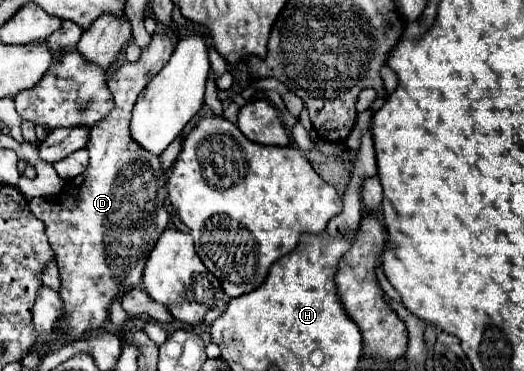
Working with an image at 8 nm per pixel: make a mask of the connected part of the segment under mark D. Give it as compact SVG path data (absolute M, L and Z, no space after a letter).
M165 29L155 33L151 45L141 51L141 59L137 63L125 61L107 81L115 107L97 127L91 127L87 143L91 155L89 167L73 181L73 191L69 187L63 189L55 203L53 197L29 199L31 213L45 223L47 239L59 267L59 297L65 311L59 341L81 339L85 333L103 327L111 301L119 293L139 285L149 253L169 225L169 213L165 209L167 177L161 171L159 157L147 153L131 139L129 121L139 93L169 61L173 39L177 43L177 35Z

